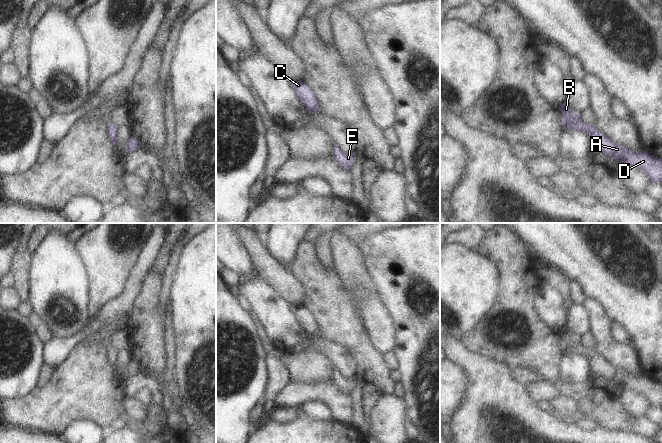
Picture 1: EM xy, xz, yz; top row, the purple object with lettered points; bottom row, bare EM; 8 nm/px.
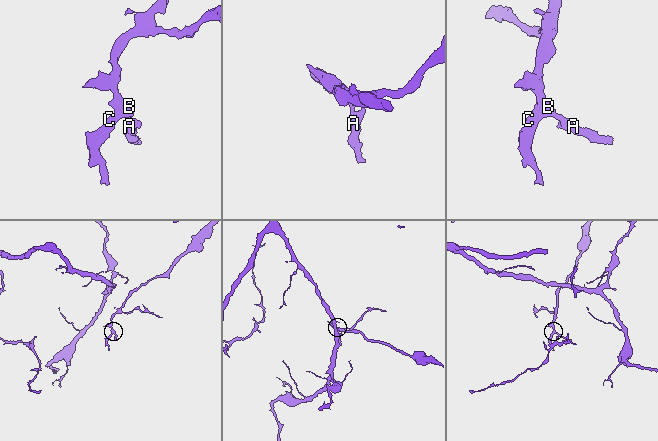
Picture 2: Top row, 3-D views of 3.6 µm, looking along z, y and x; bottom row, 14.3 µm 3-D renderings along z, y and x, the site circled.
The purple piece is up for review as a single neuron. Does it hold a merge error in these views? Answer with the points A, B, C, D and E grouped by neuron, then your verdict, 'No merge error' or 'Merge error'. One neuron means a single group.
Groups: A B C D E. No merge error.

